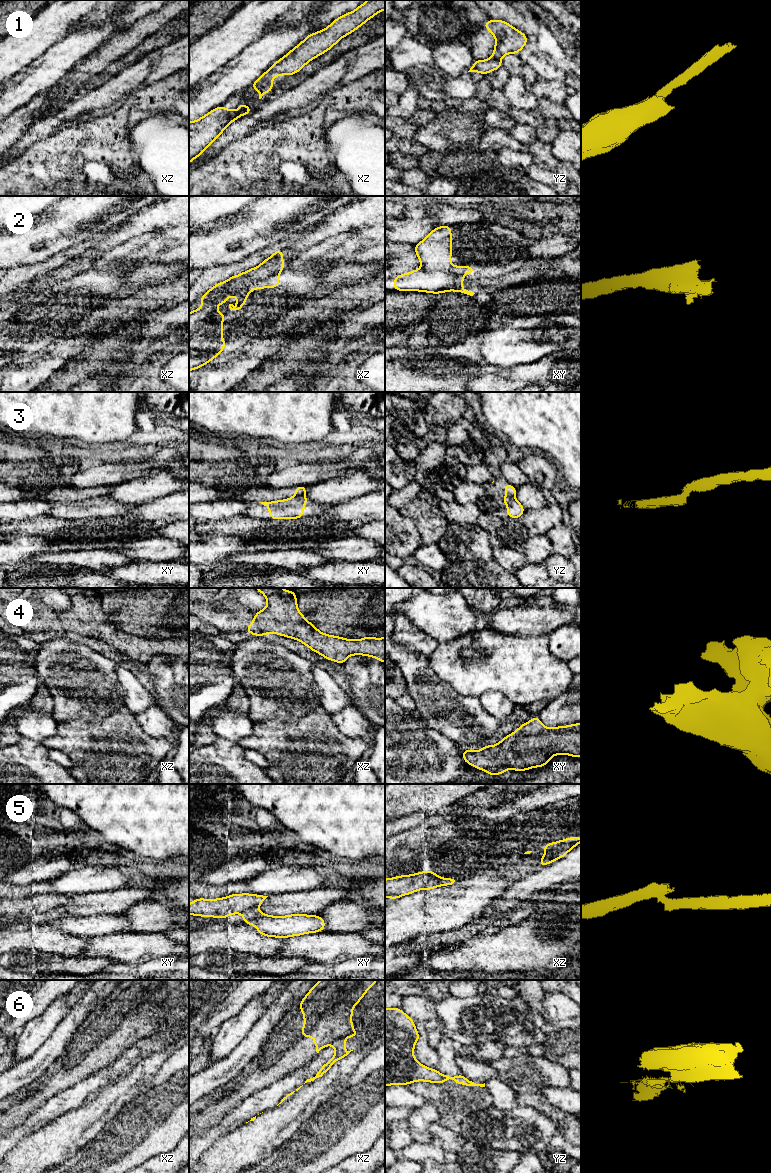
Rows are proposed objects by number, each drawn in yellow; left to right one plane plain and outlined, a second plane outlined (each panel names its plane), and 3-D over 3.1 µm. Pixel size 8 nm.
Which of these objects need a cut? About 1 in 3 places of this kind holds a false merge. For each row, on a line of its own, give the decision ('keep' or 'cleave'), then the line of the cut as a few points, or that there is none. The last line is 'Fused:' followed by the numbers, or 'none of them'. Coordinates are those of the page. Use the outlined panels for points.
1: cleave | yz (490, 58), (499, 60)
2: cleave | xz (278, 272), (237, 280), (232, 292), (204, 304)
3: cleave | xy (296, 495), (299, 496)
4: keep | no cut
5: cleave | xy (255, 908), (242, 912)
6: cleave | xz (353, 1030), (330, 1043)
Fused: 1, 2, 3, 5, 6

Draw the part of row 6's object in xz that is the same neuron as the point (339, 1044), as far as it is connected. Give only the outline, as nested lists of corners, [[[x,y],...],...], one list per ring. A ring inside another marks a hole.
[[[353,1031],[352,1033],[350,1033],[349,1035],[347,1035],[346,1037],[358,1037],[359,1036],[359,1033],[357,1031]],[[342,1037],[340,1039],[337,1039],[335,1041],[333,1041],[331,1043],[331,1045],[336,1049],[336,1053],[335,1055],[329,1059],[317,1072],[316,1076],[313,1077],[313,1078],[310,1078],[310,1079],[307,1079],[305,1081],[305,1083],[307,1082],[311,1082],[311,1081],[314,1081],[316,1078],[319,1078],[319,1077],[322,1077],[333,1065],[334,1063],[337,1061],[337,1060],[340,1060],[344,1057],[346,1057],[351,1051],[353,1050],[350,1050],[350,1051],[346,1051],[344,1049],[345,1047],[345,1038],[346,1037]],[[304,1083],[304,1084],[305,1084]]]

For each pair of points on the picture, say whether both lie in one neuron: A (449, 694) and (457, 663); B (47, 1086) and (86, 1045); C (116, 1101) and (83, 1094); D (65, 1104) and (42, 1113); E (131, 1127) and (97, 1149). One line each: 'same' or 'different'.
A: different
B: same
C: different
D: same
E: same

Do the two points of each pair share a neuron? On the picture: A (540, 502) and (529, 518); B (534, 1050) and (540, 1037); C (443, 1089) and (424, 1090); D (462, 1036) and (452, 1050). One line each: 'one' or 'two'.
A: two
B: two
C: one
D: two

